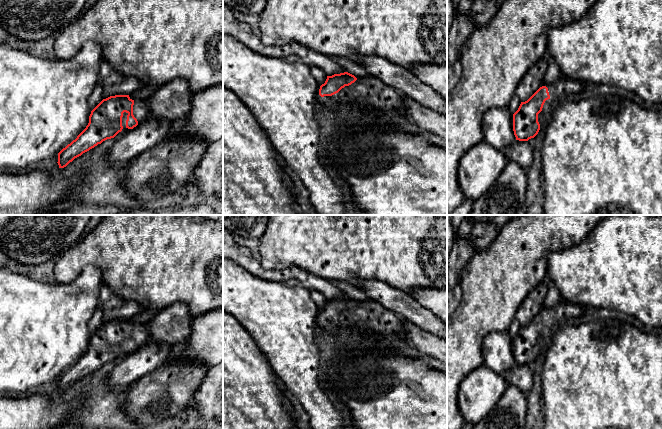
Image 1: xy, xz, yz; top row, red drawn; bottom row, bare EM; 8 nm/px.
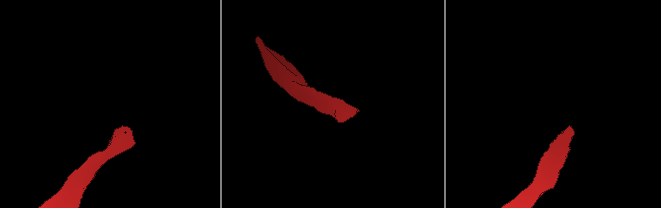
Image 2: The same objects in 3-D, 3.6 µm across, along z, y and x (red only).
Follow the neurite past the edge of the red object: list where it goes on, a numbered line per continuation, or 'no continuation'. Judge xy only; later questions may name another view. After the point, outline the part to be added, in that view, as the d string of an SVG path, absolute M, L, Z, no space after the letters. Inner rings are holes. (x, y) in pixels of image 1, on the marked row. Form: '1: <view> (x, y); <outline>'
1: xy (125, 130); M124 112L123 113L123 117L122 117L122 126L123 126L123 129L122 129L121 132L124 133L124 134L128 133L131 130L131 129L128 129L126 127L127 115L128 115L128 113Z

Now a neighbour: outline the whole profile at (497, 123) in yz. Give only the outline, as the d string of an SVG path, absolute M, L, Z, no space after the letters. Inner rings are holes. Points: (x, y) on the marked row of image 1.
M508 106L489 109L482 119L483 140L495 149L503 150L516 140L513 114Z

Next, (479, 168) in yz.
M484 140L466 152L458 167L458 181L465 198L477 200L493 185L508 158Z

